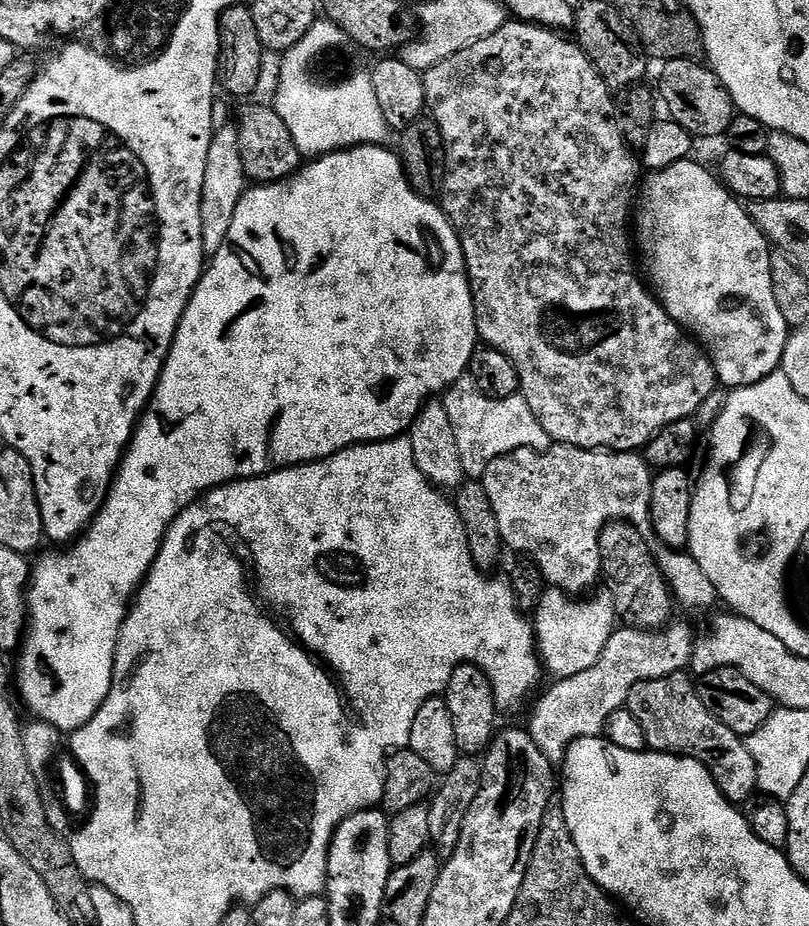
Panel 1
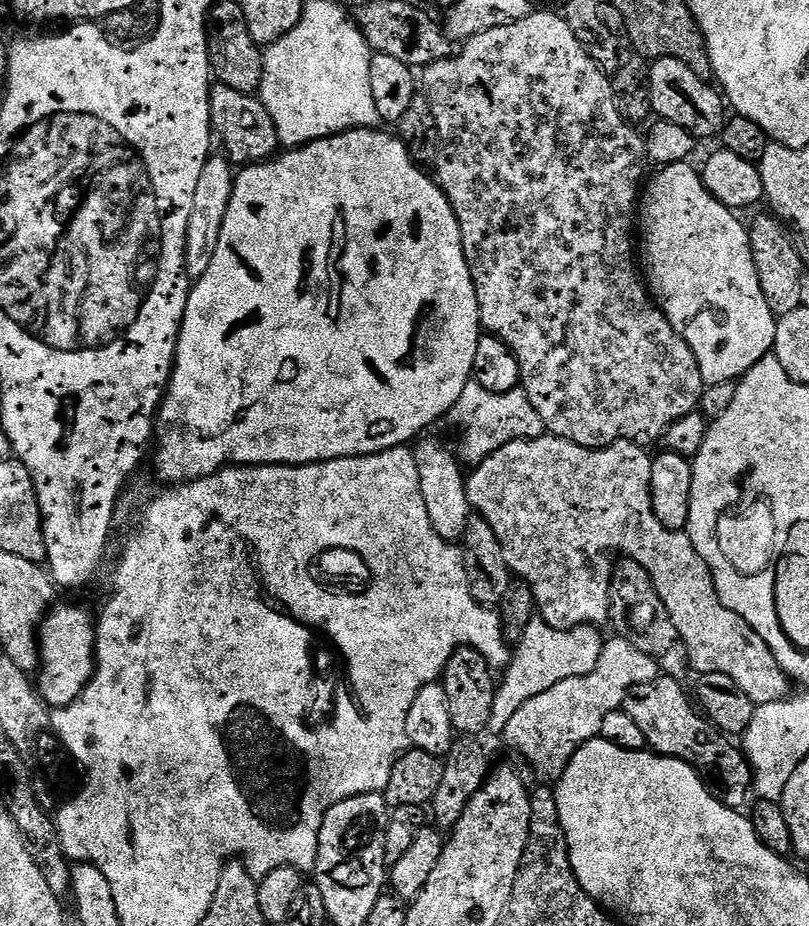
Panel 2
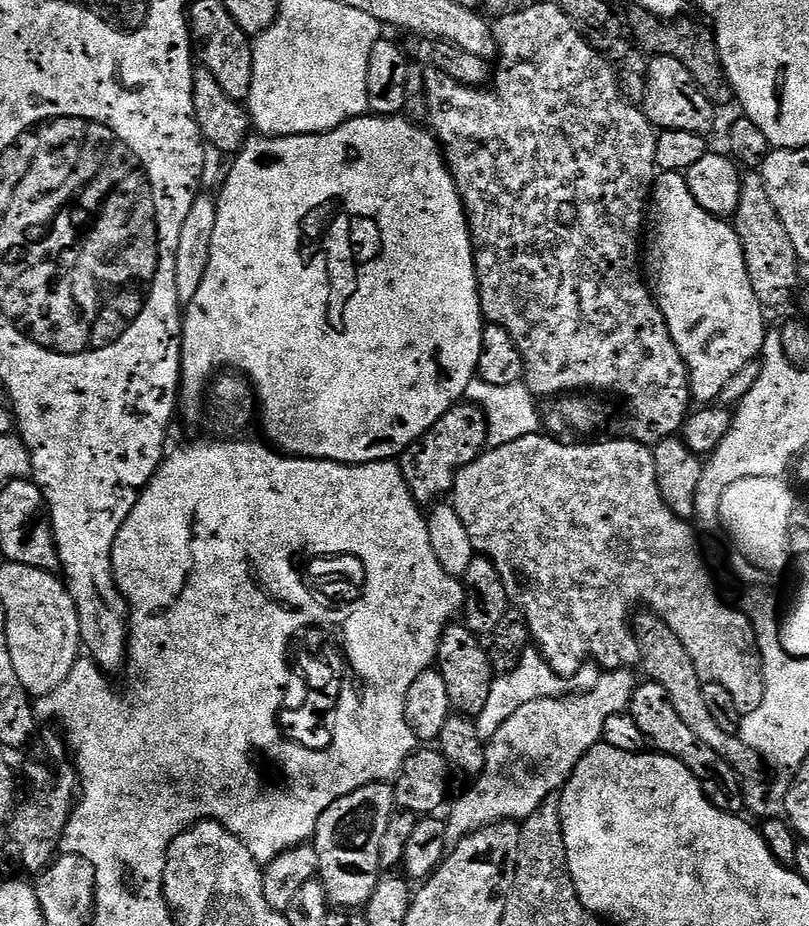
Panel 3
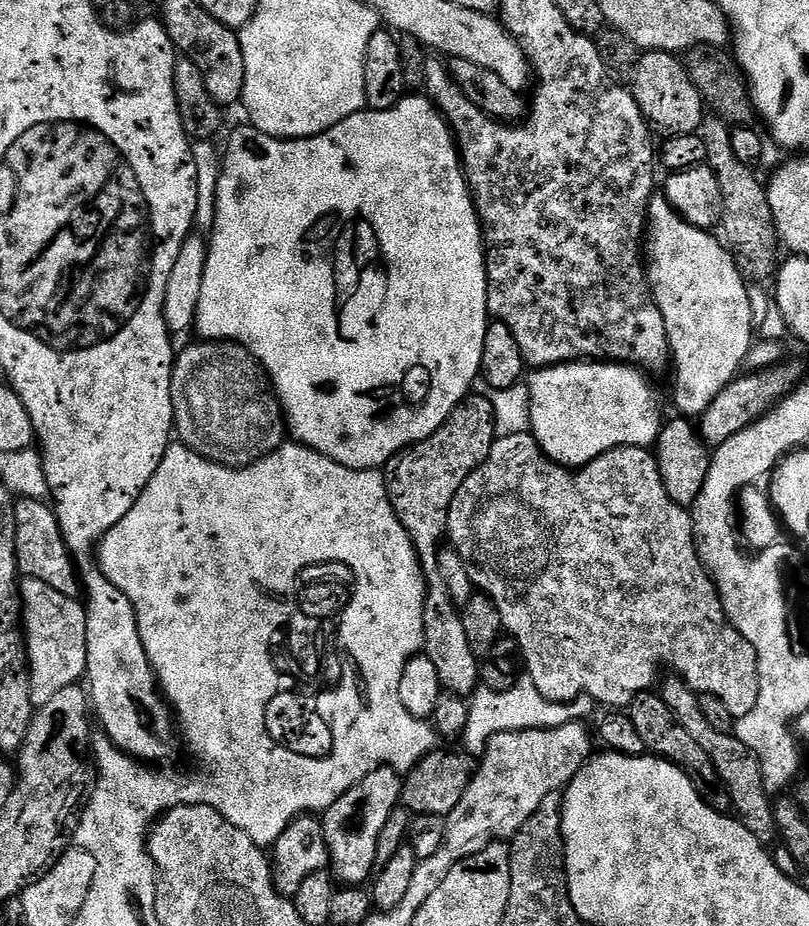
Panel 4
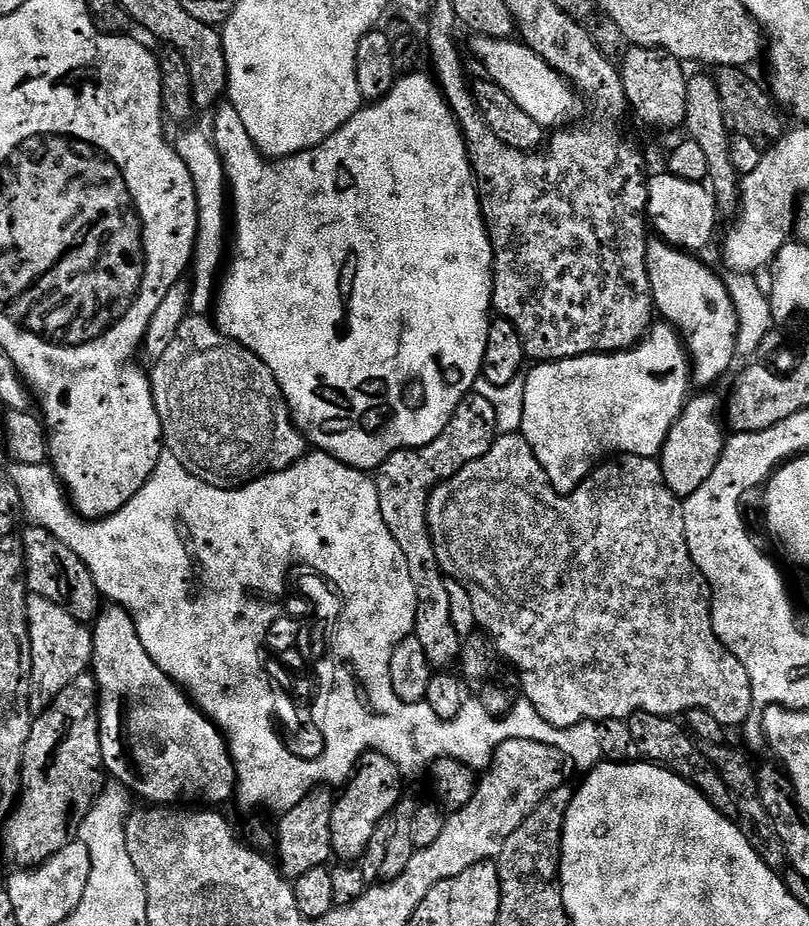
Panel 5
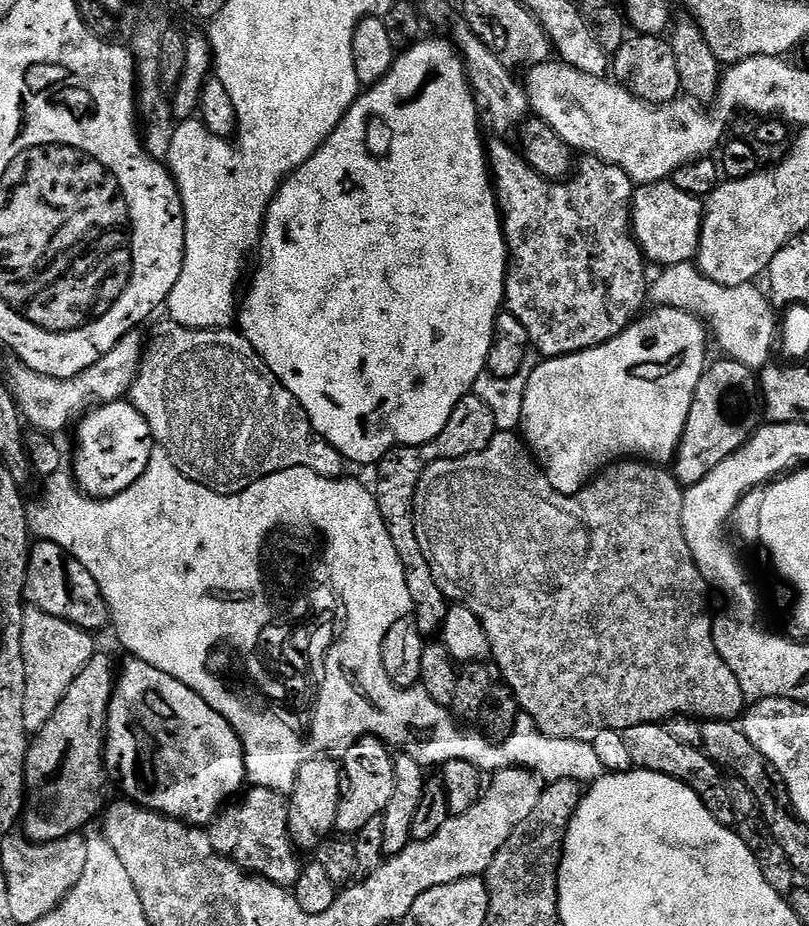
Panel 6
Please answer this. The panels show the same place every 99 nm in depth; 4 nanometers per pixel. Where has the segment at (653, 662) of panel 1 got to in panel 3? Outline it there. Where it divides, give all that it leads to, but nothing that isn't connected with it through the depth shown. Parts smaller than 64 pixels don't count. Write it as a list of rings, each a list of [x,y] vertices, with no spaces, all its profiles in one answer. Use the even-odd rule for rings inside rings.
[[[627,668],[608,670],[603,673],[601,682],[589,693],[577,692],[575,695],[542,698],[519,707],[504,726],[499,727],[491,740],[487,741],[484,753],[486,762],[480,775],[471,781],[472,784],[456,801],[453,799],[452,813],[446,816],[448,821],[448,839],[455,842],[485,828],[487,824],[499,822],[523,822],[527,820],[546,798],[557,795],[564,783],[570,779],[578,762],[591,748],[596,747],[604,739],[606,718],[610,714],[628,712],[632,695],[636,693],[638,677],[635,671]]]

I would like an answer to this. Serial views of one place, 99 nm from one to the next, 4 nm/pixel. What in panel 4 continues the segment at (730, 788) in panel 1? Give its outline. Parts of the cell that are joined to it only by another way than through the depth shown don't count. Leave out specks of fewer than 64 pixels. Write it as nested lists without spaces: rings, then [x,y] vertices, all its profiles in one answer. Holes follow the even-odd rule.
[[[637,695],[630,705],[632,721],[638,730],[639,736],[642,738],[645,749],[657,758],[669,760],[671,764],[676,764],[683,768],[684,773],[690,778],[690,782],[700,791],[700,797],[714,811],[725,814],[731,813],[732,799],[728,791],[722,787],[710,758],[706,758],[706,750],[702,750],[702,746],[698,746],[698,742],[694,742],[694,738],[690,738],[690,734],[686,734],[686,730],[682,730],[682,726],[676,721],[674,714],[666,706],[663,695],[652,695]]]

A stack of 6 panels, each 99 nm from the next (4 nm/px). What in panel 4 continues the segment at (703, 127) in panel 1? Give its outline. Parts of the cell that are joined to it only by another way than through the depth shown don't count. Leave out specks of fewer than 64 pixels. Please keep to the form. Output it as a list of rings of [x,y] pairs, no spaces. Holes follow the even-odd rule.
[[[645,51],[632,75],[630,91],[644,119],[657,133],[664,132],[665,137],[699,133],[706,115],[706,102],[694,86],[687,68],[673,53]]]

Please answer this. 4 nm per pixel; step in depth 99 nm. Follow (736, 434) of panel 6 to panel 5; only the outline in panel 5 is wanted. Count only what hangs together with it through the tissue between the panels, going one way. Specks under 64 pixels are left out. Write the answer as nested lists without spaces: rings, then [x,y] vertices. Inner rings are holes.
[[[704,390],[699,393],[701,396],[693,395],[680,411],[674,426],[670,426],[670,434],[666,434],[666,442],[658,459],[662,478],[675,496],[687,498],[694,494],[694,490],[698,490],[698,486],[702,486],[702,482],[714,474],[714,466],[718,466],[720,461],[726,443],[726,428],[721,420],[721,397],[719,400],[714,393],[712,390]]]

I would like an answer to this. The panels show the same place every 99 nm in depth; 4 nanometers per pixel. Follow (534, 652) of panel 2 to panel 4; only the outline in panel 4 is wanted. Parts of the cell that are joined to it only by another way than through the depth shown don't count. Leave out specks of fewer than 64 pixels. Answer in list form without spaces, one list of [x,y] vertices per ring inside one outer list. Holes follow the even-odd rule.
[[[522,676],[510,690],[492,692],[483,686],[477,688],[469,701],[469,708],[470,718],[467,719],[462,743],[465,744],[465,751],[469,755],[480,756],[495,734],[517,732],[518,729],[561,728],[566,724],[584,722],[598,710],[598,705],[589,694],[564,705],[555,704],[542,698],[532,680]]]

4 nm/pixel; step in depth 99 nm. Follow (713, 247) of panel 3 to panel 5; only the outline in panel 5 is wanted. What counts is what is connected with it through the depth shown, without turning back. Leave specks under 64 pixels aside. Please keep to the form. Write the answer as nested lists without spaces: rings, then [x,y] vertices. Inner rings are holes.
[[[659,238],[648,242],[648,277],[652,287],[652,302],[657,313],[660,312],[665,321],[671,324],[684,341],[685,349],[690,357],[690,380],[693,385],[701,384],[704,390],[711,389],[728,372],[732,359],[737,359],[736,342],[740,339],[740,319],[736,313],[734,302],[728,293],[727,283],[719,280],[706,265],[695,255],[665,244]]]

